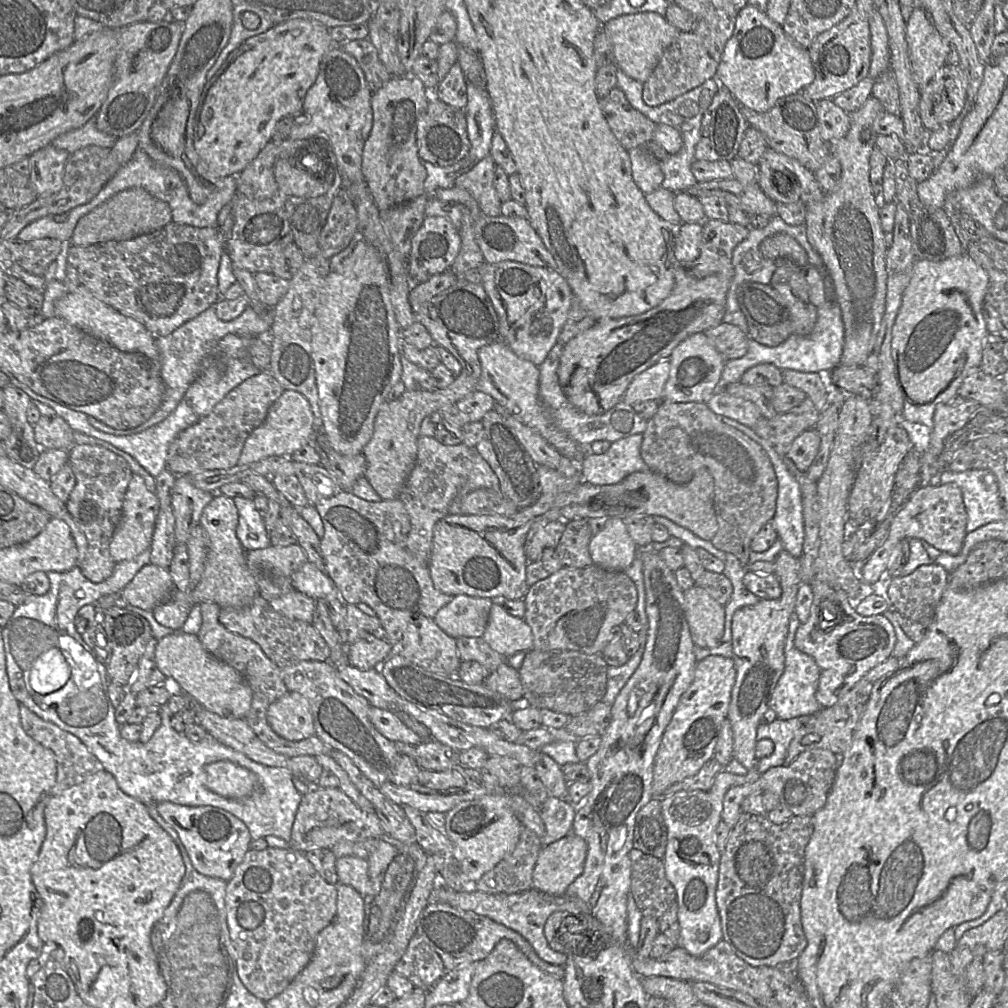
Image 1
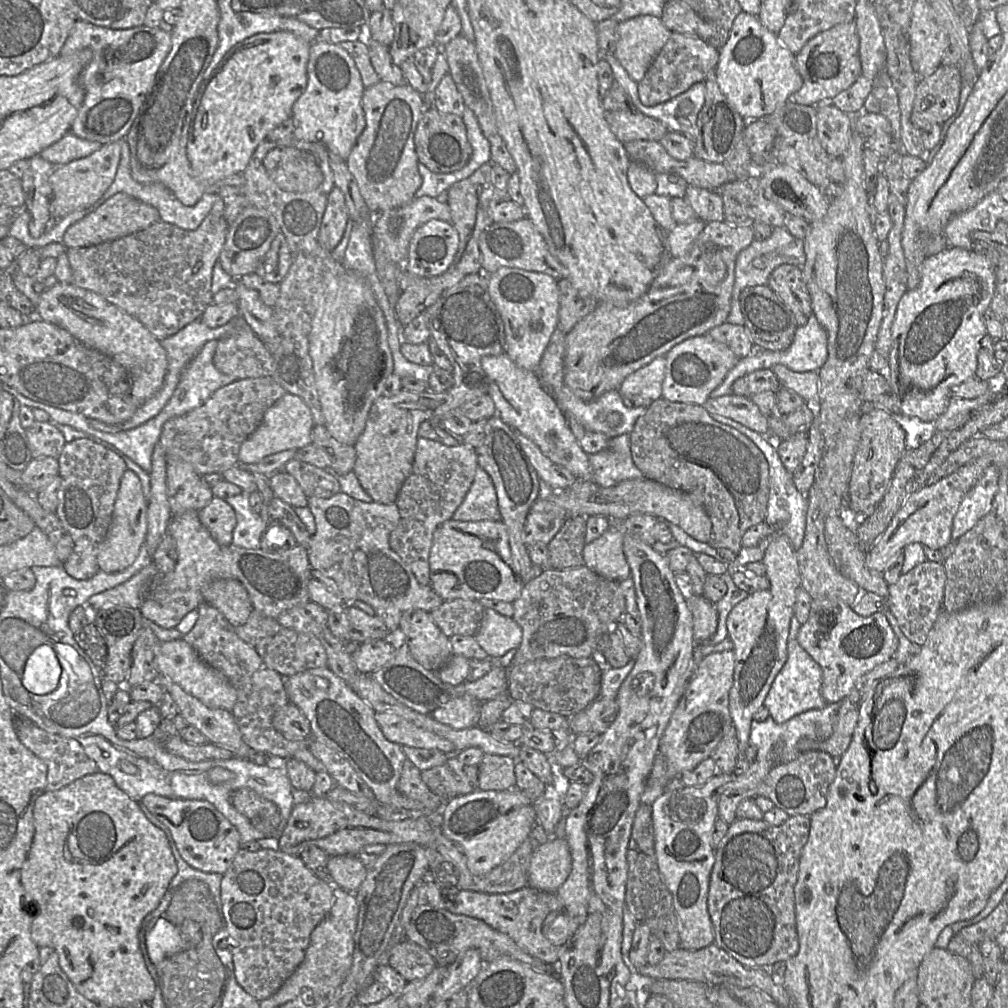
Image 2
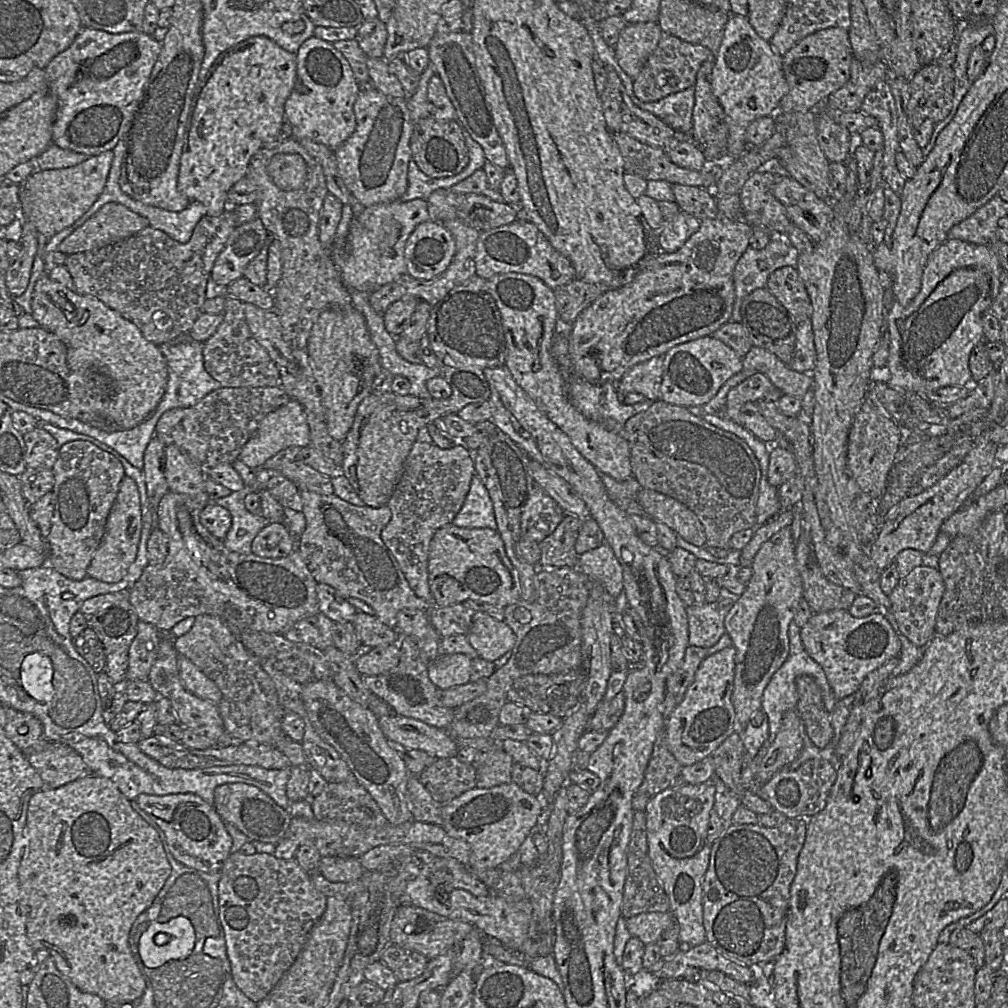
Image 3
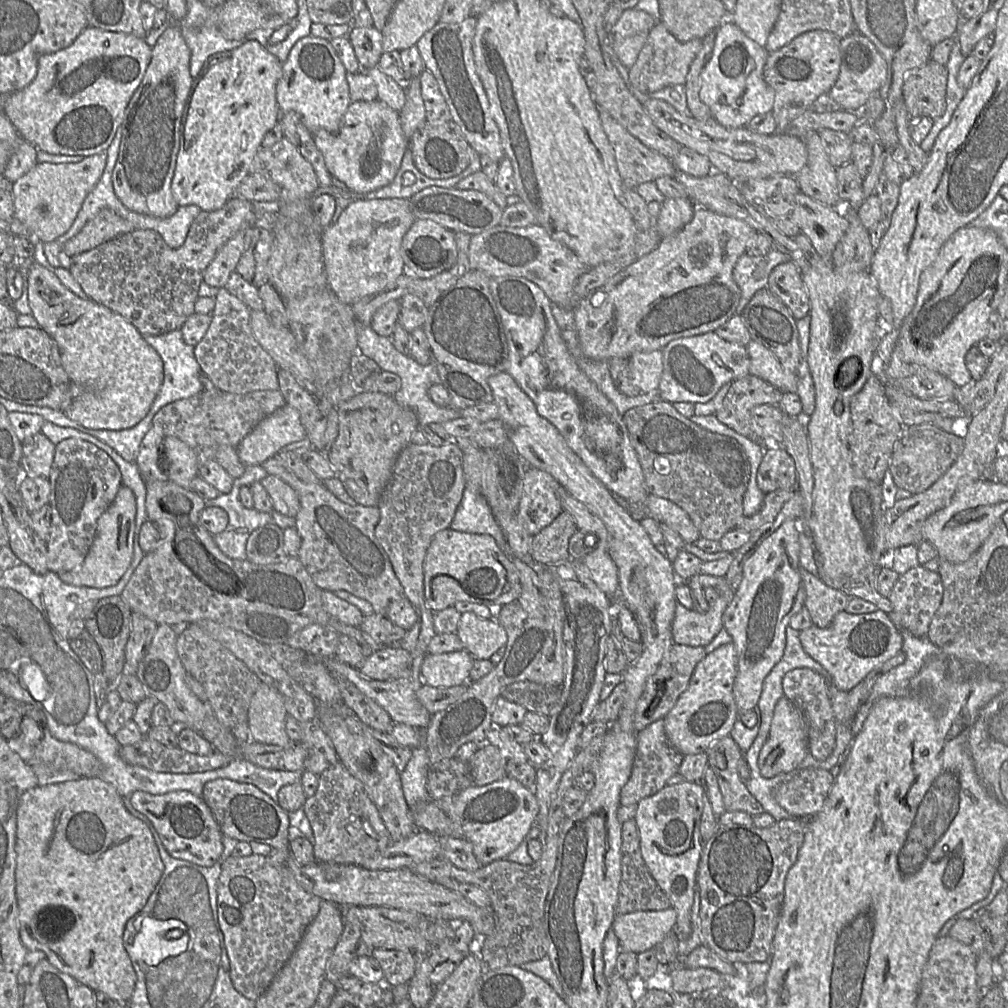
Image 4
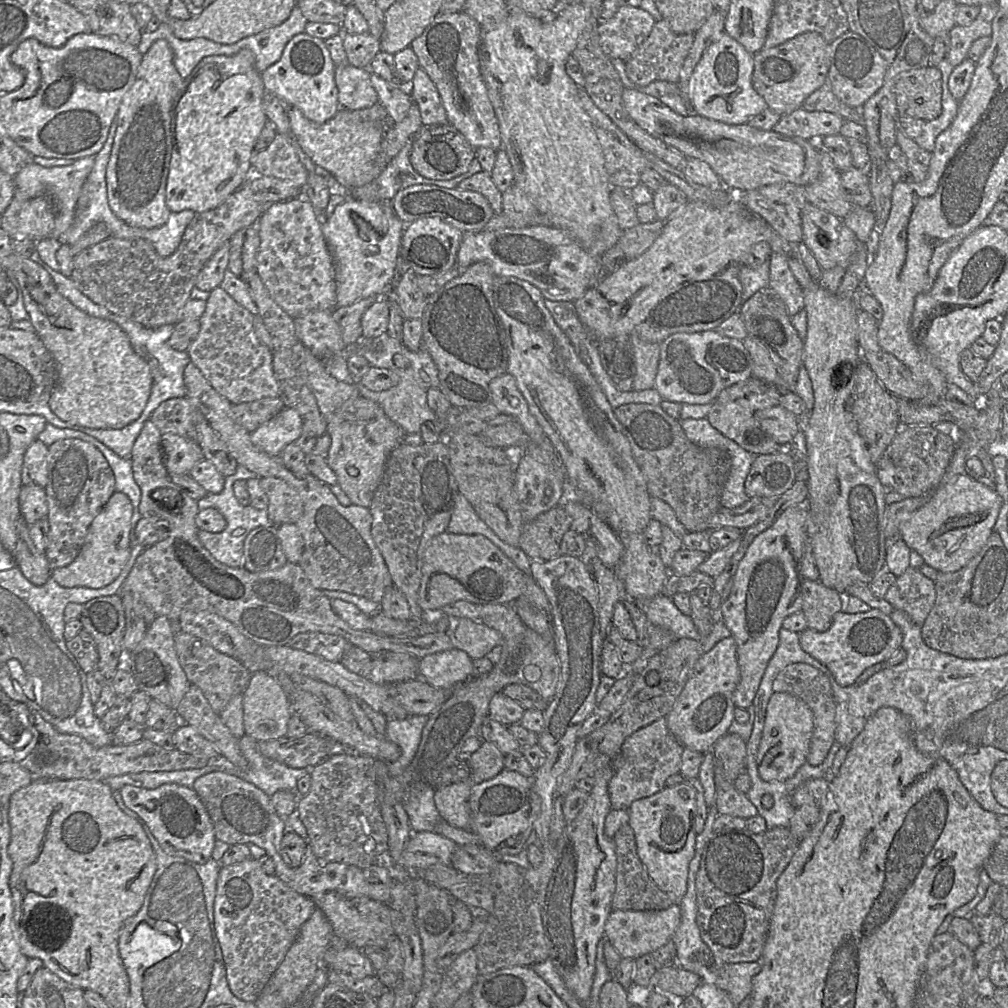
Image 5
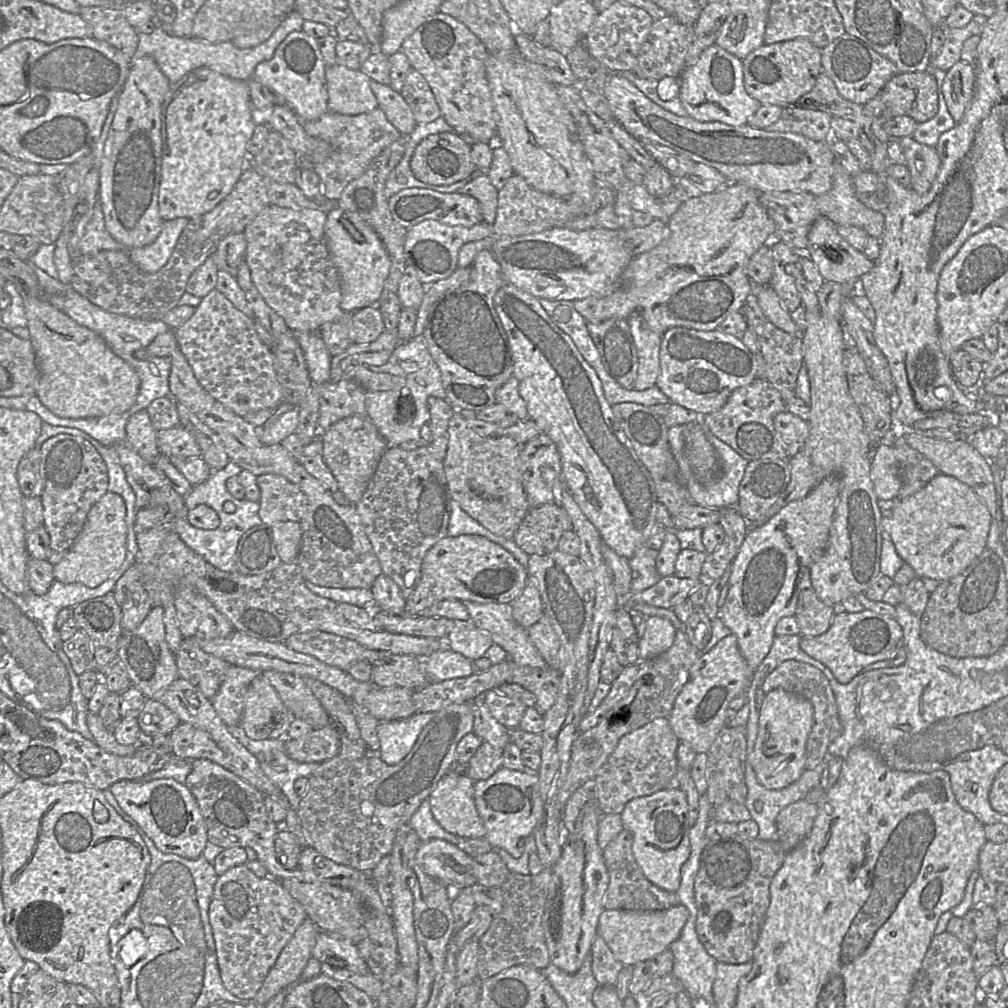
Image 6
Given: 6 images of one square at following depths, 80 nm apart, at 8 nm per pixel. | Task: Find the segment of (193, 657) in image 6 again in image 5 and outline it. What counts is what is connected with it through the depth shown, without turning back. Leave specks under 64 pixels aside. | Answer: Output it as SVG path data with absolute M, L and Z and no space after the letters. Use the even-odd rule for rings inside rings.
M183 631L178 632L175 635L175 649L188 681L202 691L212 709L219 716L231 698L243 694L250 682L252 672L240 661L219 652L197 636Z

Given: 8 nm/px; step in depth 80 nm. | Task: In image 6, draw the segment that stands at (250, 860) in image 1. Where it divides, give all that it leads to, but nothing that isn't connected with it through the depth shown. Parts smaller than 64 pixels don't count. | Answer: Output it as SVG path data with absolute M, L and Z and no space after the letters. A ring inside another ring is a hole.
M246 864L219 876L209 921L225 988L237 998L254 999L279 954L306 918L302 905L273 877L259 878Z

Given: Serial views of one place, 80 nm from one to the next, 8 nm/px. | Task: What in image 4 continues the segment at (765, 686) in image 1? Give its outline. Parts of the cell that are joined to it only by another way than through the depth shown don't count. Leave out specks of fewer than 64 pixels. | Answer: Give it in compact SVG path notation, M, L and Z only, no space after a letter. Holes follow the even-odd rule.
M789 519L761 542L752 556L744 563L741 583L723 613L723 626L732 637L736 650L733 696L739 712L756 708L765 677L783 656L786 642L785 629L791 617L804 606L805 591L799 572L801 532L800 519Z

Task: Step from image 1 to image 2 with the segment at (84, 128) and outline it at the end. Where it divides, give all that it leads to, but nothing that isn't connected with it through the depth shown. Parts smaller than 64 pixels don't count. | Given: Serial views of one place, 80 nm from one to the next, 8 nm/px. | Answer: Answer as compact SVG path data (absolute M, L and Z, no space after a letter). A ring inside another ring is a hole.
M68 132L39 155L54 166L61 166L87 157L101 147L102 145L98 142L88 141Z

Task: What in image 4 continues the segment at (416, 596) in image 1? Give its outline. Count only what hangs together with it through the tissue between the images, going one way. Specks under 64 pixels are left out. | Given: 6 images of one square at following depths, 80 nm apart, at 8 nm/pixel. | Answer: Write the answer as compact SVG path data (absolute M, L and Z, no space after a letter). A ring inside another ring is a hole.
M278 457L269 458L261 467L268 475L275 475L290 485L299 496L300 510L296 516L296 528L301 546L297 558L314 584L321 590L347 591L368 601L375 613L387 616L390 602L406 596L388 555L375 537L375 527L380 519L378 507L345 504L323 483L300 480Z

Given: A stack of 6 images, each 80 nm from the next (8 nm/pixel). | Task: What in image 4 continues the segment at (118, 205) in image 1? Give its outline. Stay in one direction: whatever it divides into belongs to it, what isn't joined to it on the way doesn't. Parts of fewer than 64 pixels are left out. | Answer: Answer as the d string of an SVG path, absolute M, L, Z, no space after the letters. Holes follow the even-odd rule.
M102 209L78 234L65 242L63 252L72 258L133 230L128 221L112 210Z

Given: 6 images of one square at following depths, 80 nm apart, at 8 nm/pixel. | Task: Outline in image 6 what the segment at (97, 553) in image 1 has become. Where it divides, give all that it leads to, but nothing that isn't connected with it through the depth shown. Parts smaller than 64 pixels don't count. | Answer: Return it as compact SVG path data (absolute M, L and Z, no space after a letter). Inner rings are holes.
M59 434L40 447L44 490L43 525L50 537L48 561L54 566L68 553L80 534L92 506L108 492L106 463L96 448L81 437Z

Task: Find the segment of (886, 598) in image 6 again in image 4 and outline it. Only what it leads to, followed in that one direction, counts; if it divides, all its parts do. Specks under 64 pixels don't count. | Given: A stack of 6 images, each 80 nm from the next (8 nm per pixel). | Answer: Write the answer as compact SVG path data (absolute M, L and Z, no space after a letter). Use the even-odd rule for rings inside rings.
M918 565L900 575L887 596L901 625L917 637L925 637L933 615L939 608L943 596L943 585L938 572Z

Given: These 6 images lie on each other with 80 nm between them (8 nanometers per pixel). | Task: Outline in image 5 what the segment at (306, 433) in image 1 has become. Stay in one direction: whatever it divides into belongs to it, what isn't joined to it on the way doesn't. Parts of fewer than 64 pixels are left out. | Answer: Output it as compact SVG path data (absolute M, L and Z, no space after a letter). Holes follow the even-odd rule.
M284 408L275 417L253 431L250 439L261 451L272 456L279 456L286 445L300 437L302 429L303 420L297 410Z

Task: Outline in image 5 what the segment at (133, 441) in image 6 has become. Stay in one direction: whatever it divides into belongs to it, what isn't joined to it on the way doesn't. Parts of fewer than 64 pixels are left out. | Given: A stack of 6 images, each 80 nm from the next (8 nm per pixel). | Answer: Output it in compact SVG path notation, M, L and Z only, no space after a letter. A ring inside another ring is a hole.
M150 419L145 421L133 445L130 459L148 472L160 477L167 477L168 472L163 461L161 435Z

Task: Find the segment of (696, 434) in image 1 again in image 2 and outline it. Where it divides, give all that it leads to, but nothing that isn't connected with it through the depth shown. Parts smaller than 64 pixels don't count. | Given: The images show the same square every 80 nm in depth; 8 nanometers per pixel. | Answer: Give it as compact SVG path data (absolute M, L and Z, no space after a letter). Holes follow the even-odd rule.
M663 397L652 401L646 412L637 419L633 430L630 432L630 447L633 462L641 471L643 477L684 493L702 495L702 505L712 523L711 534L707 542L711 547L715 549L730 549L735 554L738 554L743 547L741 541L744 533L749 528L764 522L769 498L769 465L765 456L755 443L745 435L728 425L714 420L704 406L691 403L671 402Z

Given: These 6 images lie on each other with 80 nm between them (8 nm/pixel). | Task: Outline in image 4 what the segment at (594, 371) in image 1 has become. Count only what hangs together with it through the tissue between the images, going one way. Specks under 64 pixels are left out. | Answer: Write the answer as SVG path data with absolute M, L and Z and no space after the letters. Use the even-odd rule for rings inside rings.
M697 207L692 220L675 234L662 238L657 247L650 253L636 259L633 263L620 270L606 284L591 291L574 310L575 326L583 354L594 361L608 361L613 357L630 358L635 352L651 352L663 350L673 340L692 337L708 332L715 332L730 320L736 313L740 299L740 289L733 277L733 269L738 259L747 251L749 243L756 234L747 223L725 215L716 214L707 208Z

